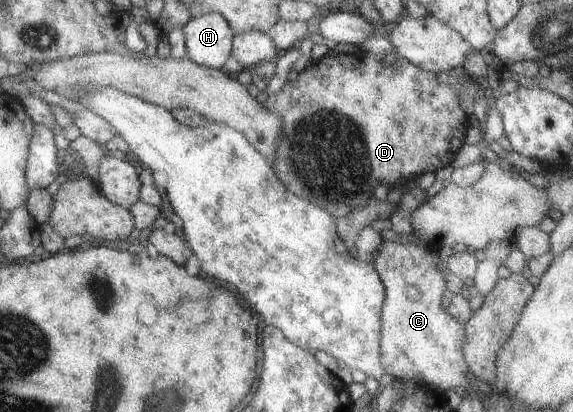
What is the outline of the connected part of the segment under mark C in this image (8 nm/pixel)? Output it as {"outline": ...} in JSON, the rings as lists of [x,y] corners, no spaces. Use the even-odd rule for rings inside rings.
{"outline":[[[382,241],[375,246],[371,266],[384,288],[380,308],[379,364],[383,372],[394,379],[419,377],[423,386],[428,384],[443,390],[461,387],[466,392],[475,392],[478,390],[476,383],[464,384],[462,380],[468,369],[461,352],[464,324],[473,310],[460,293],[454,294],[446,309],[441,308],[445,282],[437,260],[436,250],[414,244]]]}

